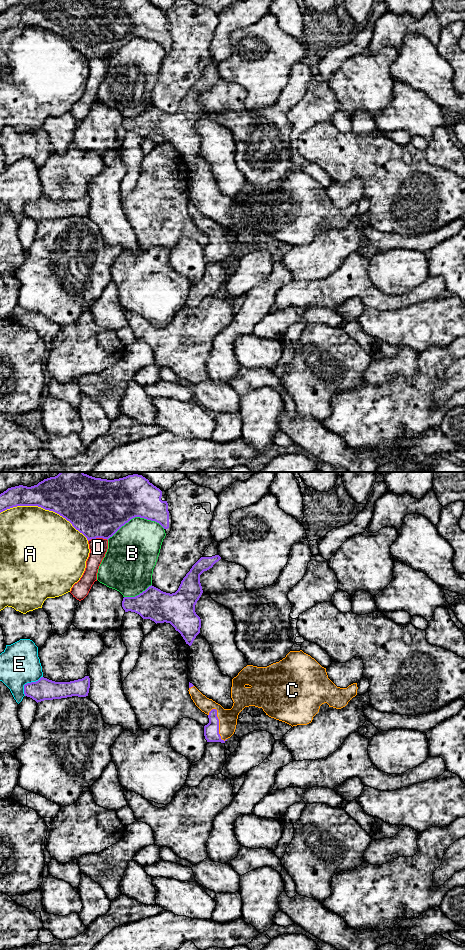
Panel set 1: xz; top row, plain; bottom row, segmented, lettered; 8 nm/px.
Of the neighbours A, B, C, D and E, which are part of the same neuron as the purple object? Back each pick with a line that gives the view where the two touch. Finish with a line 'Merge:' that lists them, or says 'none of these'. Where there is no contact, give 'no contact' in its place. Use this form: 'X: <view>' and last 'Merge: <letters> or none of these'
C: xz
Merge: C

